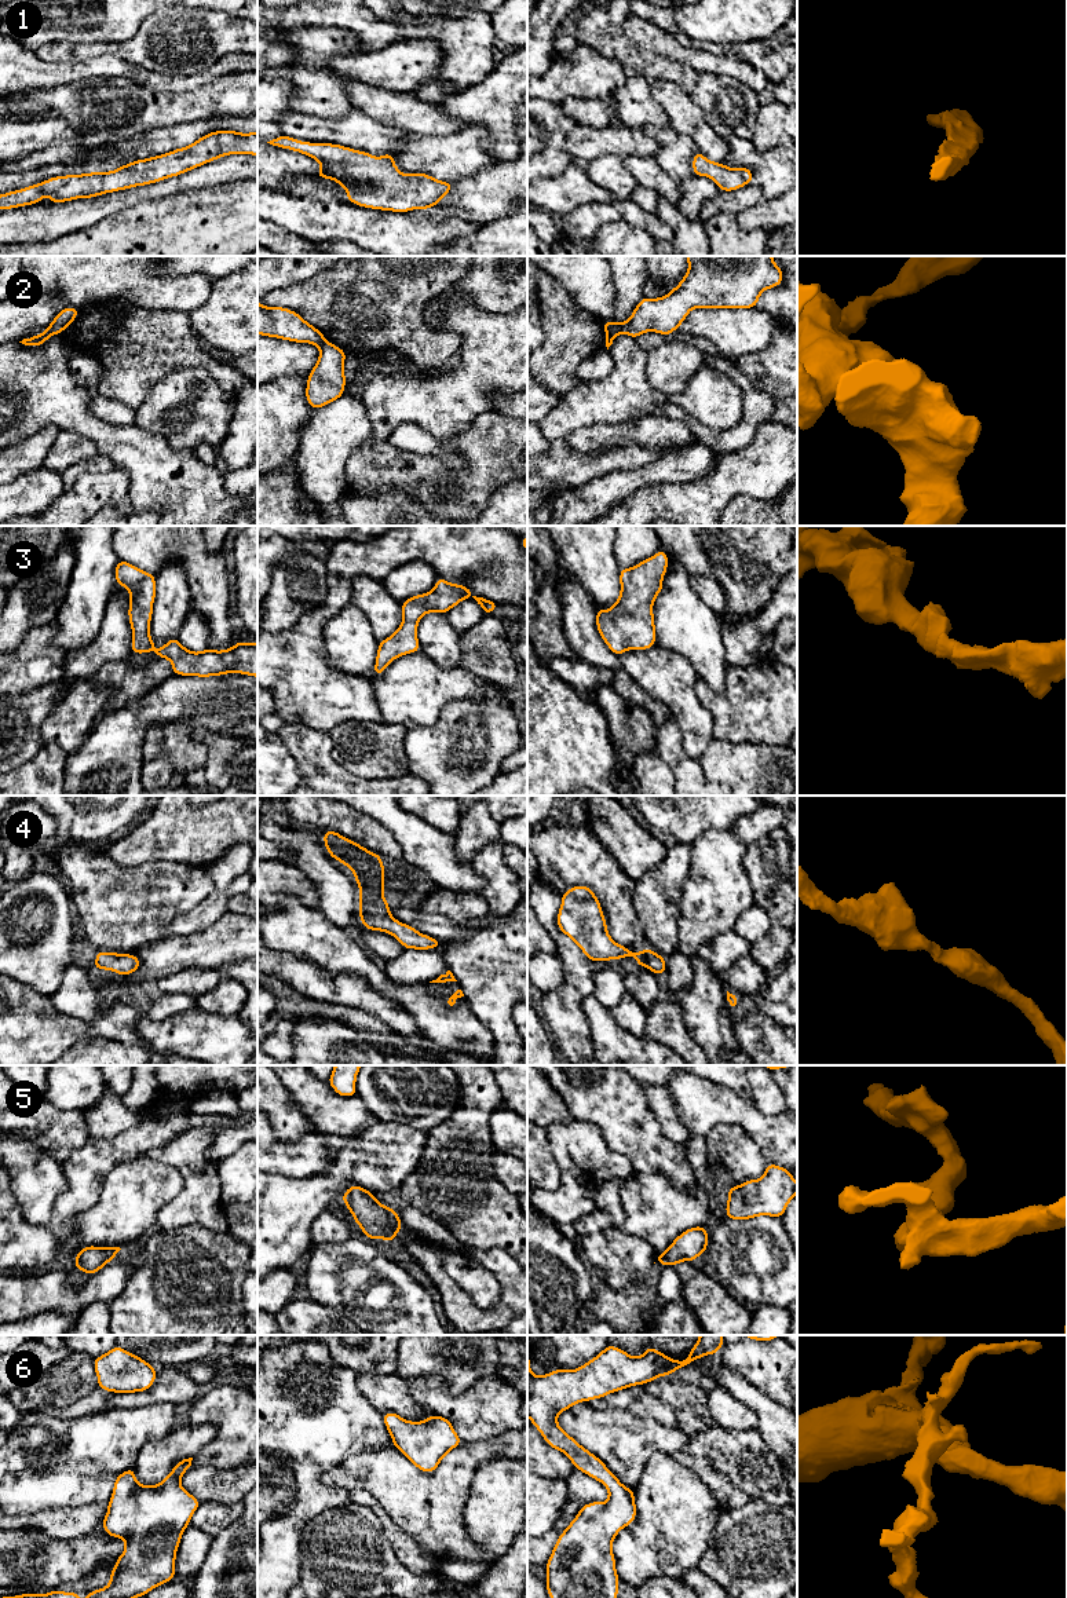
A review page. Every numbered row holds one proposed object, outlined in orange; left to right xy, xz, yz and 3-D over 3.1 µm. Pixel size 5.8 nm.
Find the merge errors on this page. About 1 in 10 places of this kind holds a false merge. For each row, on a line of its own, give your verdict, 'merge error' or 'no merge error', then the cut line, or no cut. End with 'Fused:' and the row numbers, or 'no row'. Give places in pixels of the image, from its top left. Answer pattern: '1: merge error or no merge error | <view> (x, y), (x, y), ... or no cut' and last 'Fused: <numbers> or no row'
1: no merge error | no cut
2: merge error | yz (614, 322), (618, 332)
3: no merge error | no cut
4: no merge error | no cut
5: no merge error | no cut
6: no merge error | no cut
Fused: 2

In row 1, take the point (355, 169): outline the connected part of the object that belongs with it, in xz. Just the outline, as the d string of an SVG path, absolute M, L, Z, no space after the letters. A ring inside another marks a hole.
M279 135L267 143L317 160L321 164L321 171L315 175L317 179L324 178L337 182L337 187L347 190L346 197L350 202L369 209L406 213L412 209L423 211L435 208L441 198L449 194L453 186L452 182L436 180L421 172L402 173L397 168L391 153L385 153L380 158L376 158L370 153L341 145L302 142L286 135Z

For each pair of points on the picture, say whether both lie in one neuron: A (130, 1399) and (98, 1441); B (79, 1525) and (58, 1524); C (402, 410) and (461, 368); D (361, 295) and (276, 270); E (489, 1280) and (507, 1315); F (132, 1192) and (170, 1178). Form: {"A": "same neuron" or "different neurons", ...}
{"A": "different neurons", "B": "same neuron", "C": "same neuron", "D": "different neurons", "E": "different neurons", "F": "same neuron"}

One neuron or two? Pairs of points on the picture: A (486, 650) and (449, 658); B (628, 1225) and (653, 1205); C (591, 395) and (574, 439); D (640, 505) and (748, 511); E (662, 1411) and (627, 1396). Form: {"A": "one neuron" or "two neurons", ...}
{"A": "two neurons", "B": "one neuron", "C": "two neurons", "D": "two neurons", "E": "one neuron"}

